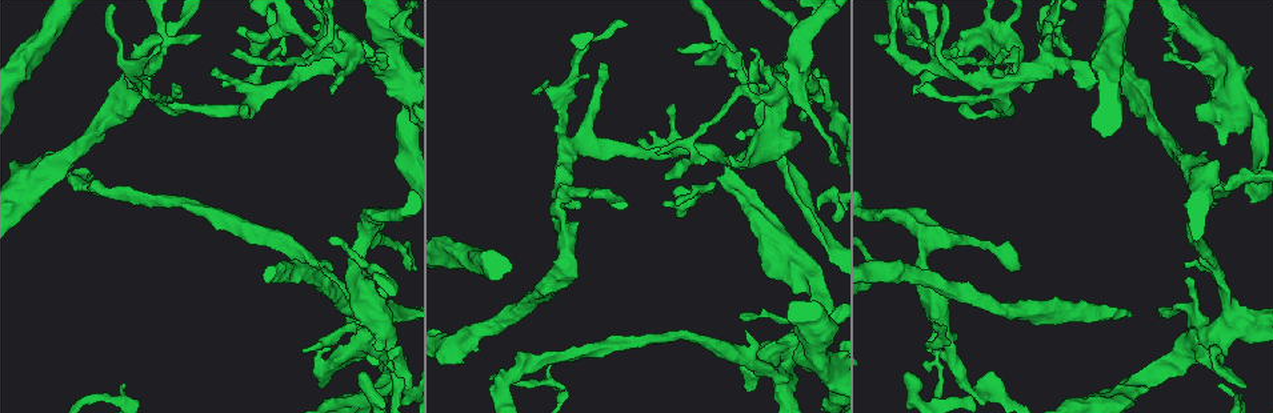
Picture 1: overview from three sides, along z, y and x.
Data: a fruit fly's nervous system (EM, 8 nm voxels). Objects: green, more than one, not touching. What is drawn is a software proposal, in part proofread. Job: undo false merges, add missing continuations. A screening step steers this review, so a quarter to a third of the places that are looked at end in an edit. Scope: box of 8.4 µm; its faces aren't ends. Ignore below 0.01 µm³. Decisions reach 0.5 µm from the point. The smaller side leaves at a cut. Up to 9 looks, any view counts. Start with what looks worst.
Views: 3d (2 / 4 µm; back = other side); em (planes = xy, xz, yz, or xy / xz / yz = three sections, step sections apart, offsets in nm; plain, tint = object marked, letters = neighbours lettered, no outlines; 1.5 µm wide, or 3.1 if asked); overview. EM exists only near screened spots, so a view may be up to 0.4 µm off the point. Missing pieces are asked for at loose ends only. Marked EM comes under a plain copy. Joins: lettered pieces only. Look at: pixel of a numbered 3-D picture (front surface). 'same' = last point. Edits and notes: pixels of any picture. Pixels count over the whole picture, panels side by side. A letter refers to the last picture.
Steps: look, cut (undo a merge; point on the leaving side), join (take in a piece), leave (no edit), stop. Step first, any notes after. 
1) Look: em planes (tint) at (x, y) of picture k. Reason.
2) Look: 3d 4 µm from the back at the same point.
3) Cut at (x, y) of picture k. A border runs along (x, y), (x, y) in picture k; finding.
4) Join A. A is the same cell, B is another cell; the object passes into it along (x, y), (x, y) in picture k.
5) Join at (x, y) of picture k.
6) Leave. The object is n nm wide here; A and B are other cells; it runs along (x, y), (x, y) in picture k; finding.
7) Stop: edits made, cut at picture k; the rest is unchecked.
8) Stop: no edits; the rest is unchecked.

Look: 3d 2 µm at (377, 58) of picture 1. Narrows sharply.

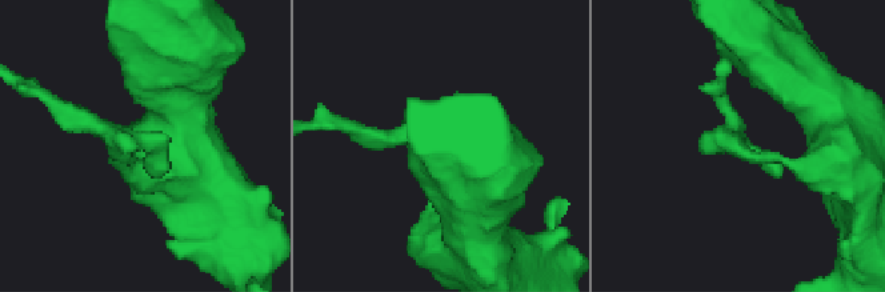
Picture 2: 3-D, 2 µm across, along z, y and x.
Look: em xy step 8 (tint) at (745, 149) of picture 2.

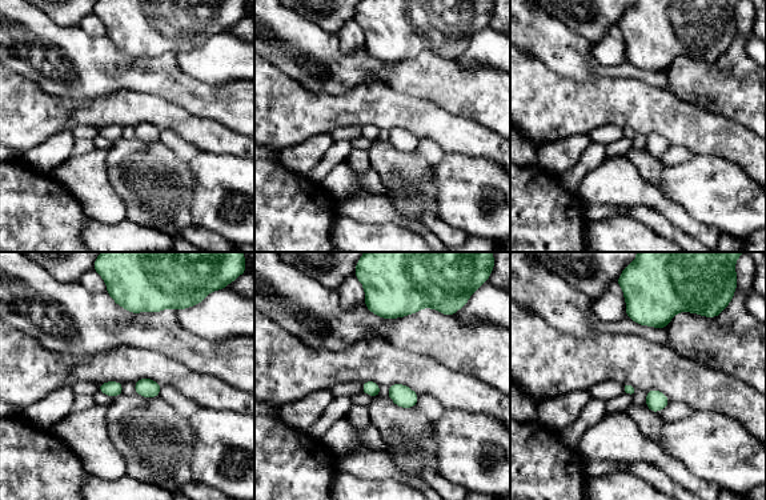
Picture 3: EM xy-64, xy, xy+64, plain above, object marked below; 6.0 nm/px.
Look: em planes (letters) at the same point. Cut it another way.

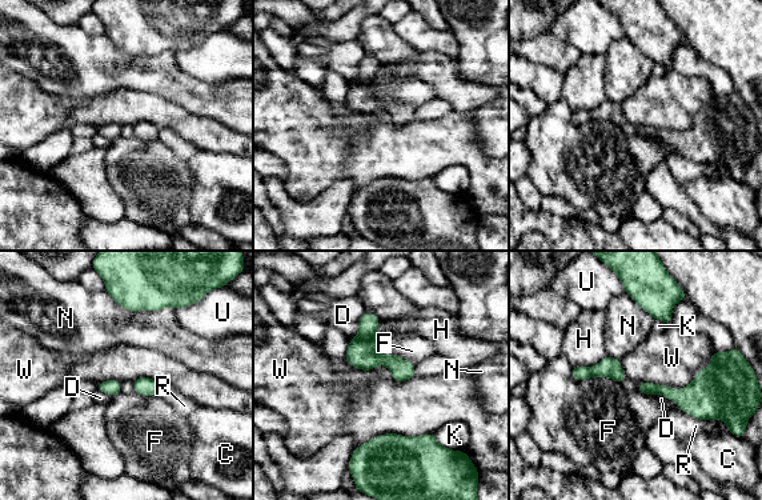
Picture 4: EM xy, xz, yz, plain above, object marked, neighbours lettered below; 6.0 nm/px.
Leave. C, D, F, H, K, N, R, U and W are other cells; a border runs along (680, 408), (705, 420) in picture 4; all the same neuron.

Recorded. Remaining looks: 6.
Look: 3d 2 µm at (748, 388) of picture 1. Branch stops here.

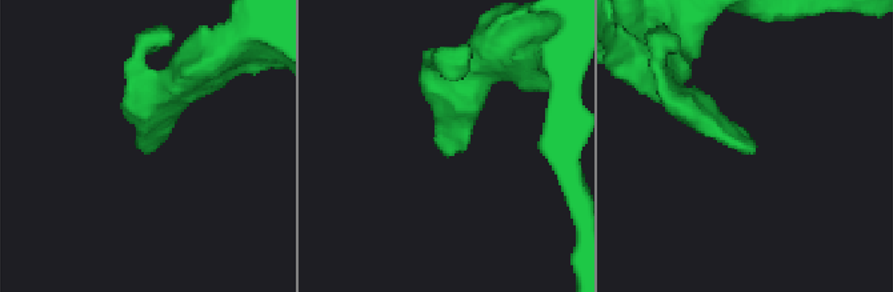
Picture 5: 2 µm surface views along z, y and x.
Look: em xy step 4 (tint) at (444, 151) of picture 5.

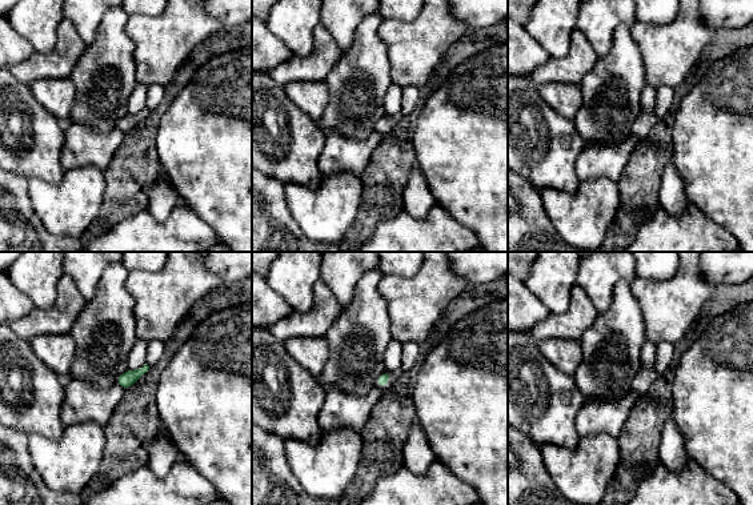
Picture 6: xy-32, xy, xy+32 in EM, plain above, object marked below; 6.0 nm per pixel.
Look: em yz step 8 (letters) at the same point. Another direction.

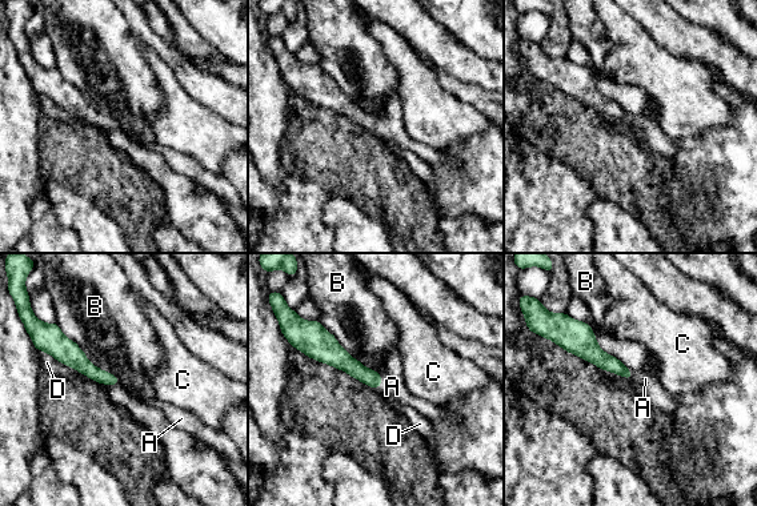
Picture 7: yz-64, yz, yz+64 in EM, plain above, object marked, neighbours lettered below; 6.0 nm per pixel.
Join A. A is the same cell, B, C and D are other cells; it goes on there.

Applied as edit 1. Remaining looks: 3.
Look: overview. See it whole again.

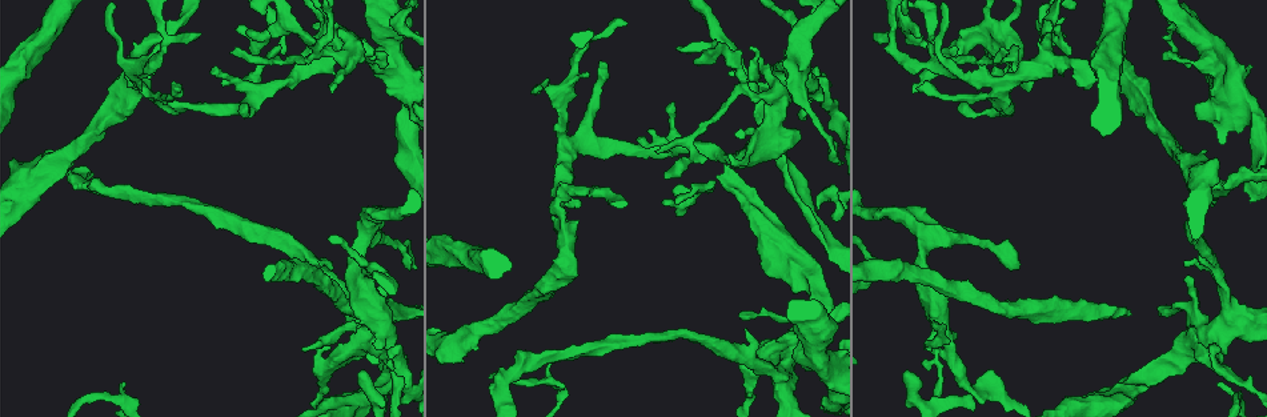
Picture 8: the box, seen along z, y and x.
Look: em yz step 4 (letters) at (373, 54) of picture 8. An open end.

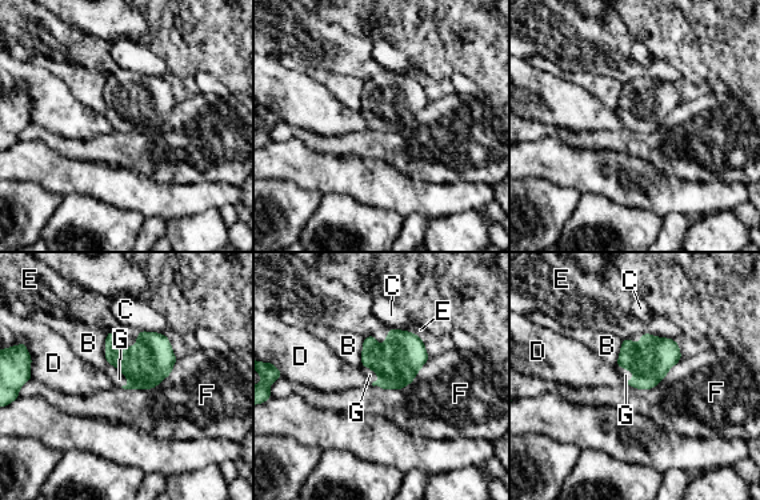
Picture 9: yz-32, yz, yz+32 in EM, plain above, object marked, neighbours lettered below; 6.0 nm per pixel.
Join G. G is the same cell, B, C, D, E and F are other cells; the object passes into it along (398, 362), (378, 374), (370, 375) in picture 9; the neuron continues.

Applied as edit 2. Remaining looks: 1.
Look: em planes (letters) at (1188, 277) of picture 8. Branch stops here.

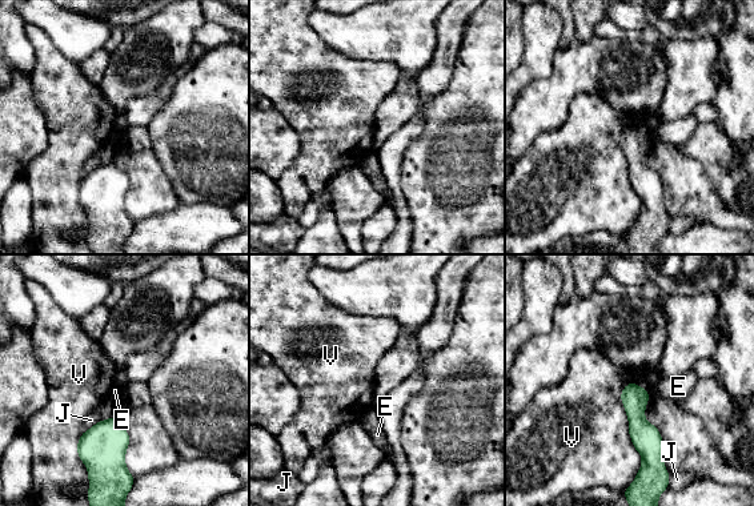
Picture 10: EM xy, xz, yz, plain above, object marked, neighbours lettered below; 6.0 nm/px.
Leave. E, J and V are other cells; it runs along (630, 386), (648, 468) in picture 10; none of them fits.

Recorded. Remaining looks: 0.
Stop: edits made, join at picture 7, join at picture 9; the rest is unchecked.

